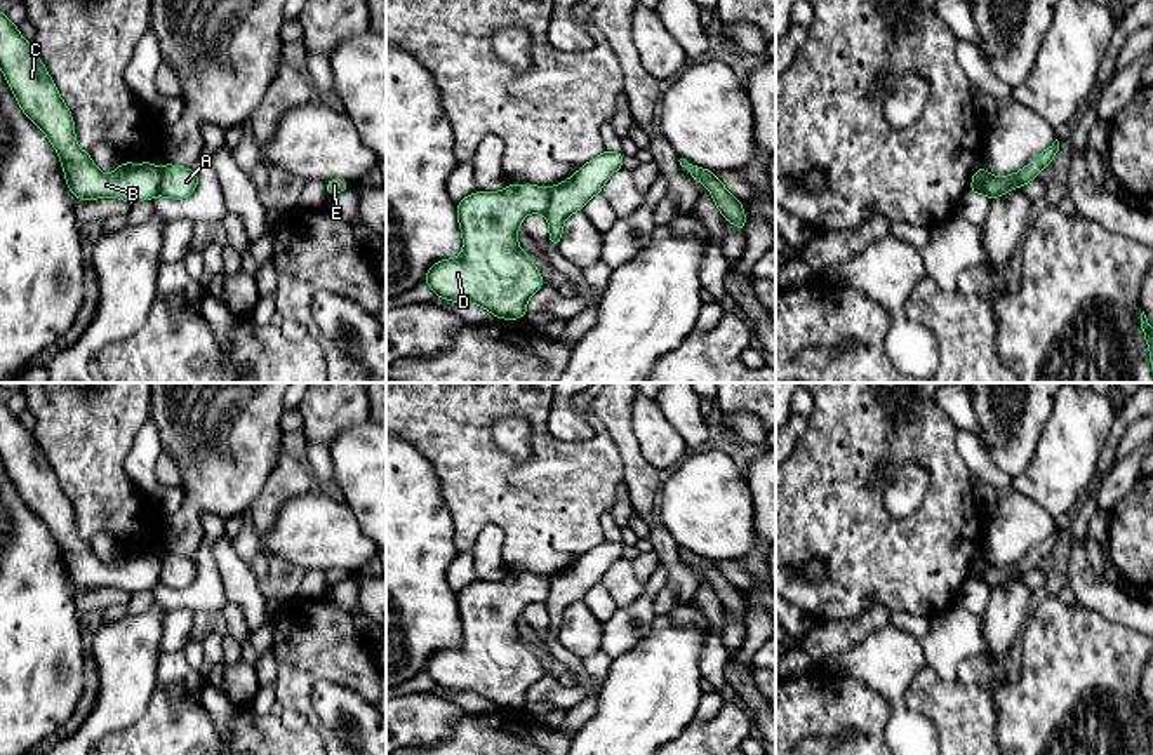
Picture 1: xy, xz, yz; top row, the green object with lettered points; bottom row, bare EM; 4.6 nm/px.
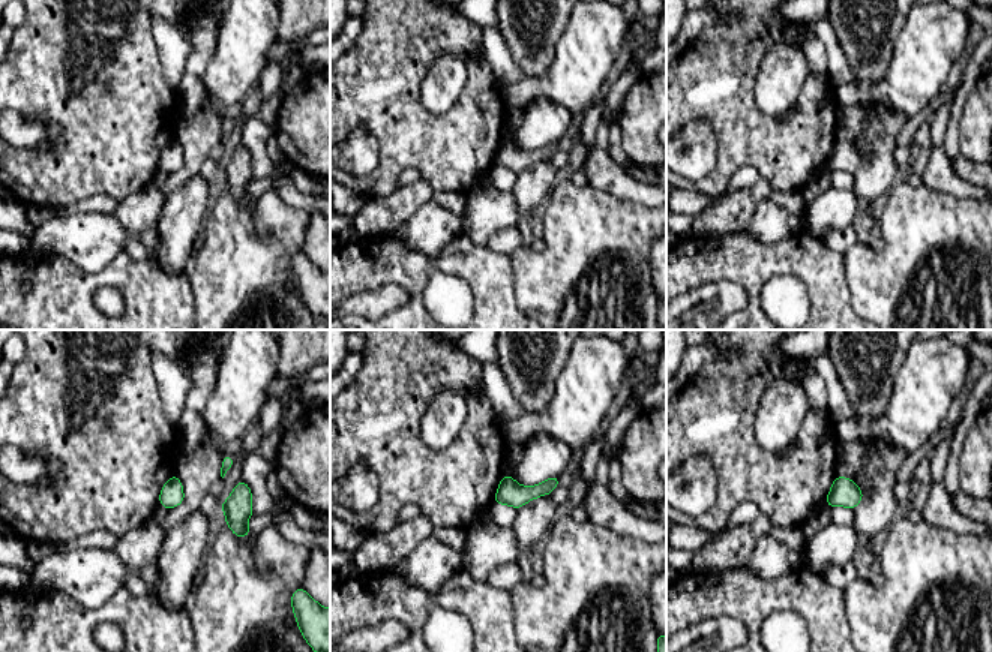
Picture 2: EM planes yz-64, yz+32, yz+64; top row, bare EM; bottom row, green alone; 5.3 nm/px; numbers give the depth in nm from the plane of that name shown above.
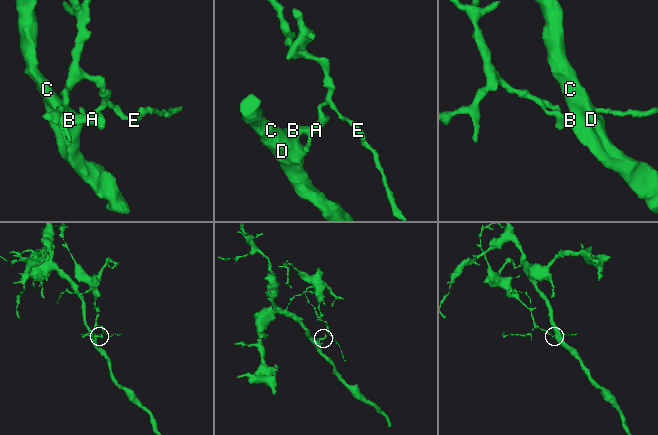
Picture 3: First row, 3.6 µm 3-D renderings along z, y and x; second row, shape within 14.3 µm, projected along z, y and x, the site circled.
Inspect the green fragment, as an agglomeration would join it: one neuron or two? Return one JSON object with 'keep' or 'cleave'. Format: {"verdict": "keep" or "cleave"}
{"verdict": "cleave"}

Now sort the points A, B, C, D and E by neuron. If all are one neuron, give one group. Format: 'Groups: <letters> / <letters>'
Groups: A E / B C D

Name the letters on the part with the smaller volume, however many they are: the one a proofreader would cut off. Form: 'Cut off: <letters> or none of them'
Cut off: A, E

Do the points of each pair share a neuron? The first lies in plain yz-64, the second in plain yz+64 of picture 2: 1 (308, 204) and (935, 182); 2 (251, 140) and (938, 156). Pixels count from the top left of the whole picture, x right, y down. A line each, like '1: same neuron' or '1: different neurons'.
1: same neuron
2: same neuron

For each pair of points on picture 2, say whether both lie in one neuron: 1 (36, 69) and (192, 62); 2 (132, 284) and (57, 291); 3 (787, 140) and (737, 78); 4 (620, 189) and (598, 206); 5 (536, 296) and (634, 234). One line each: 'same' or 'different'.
1: different
2: same
3: same
4: different
5: same

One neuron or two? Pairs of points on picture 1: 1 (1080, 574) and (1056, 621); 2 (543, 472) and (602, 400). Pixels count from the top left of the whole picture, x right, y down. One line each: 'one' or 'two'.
1: two
2: two

